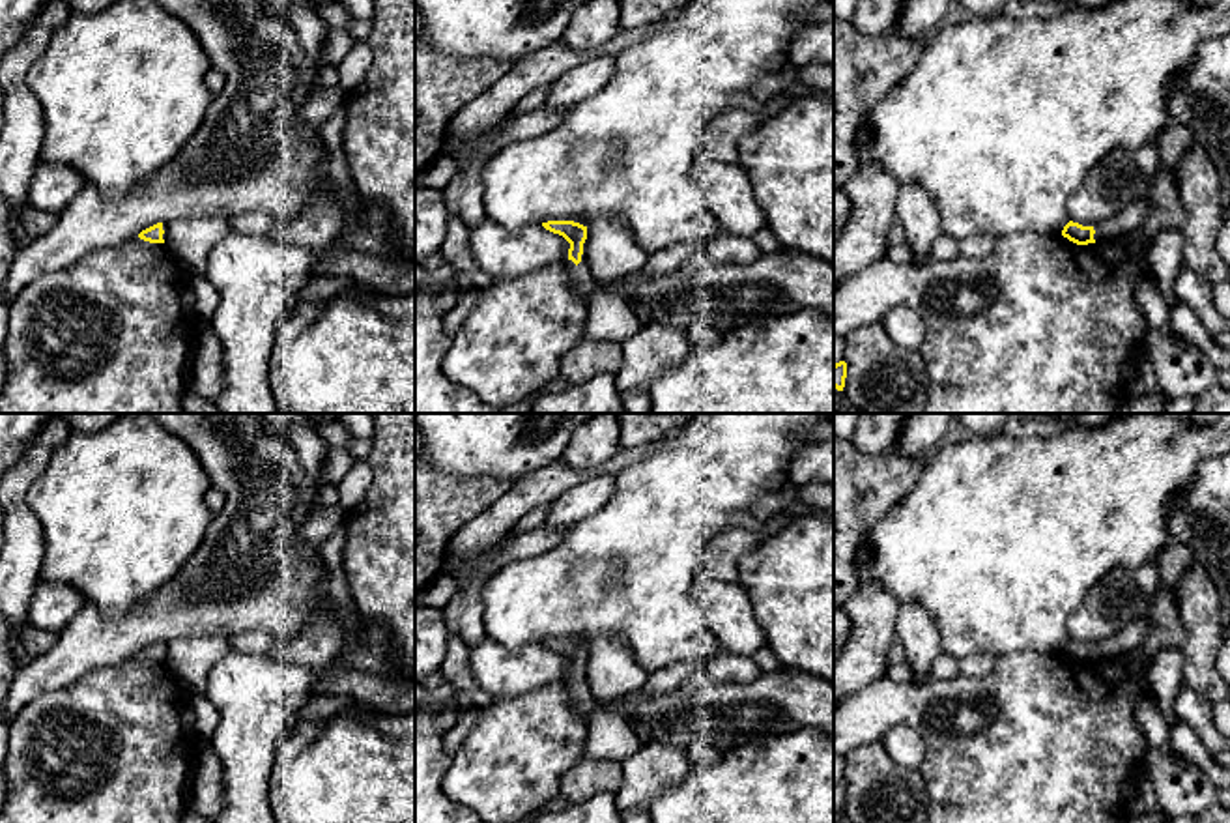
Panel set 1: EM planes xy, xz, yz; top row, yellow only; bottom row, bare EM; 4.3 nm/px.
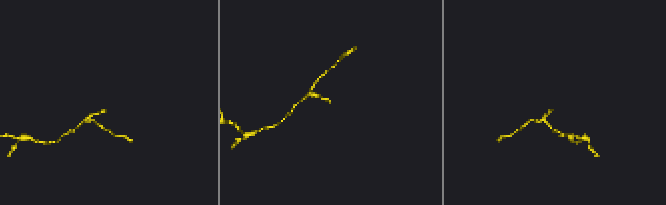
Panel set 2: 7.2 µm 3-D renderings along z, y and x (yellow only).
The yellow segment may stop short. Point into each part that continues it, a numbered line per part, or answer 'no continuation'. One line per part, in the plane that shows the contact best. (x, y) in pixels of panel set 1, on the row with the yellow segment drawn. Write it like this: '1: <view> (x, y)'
1: xz (582, 277)

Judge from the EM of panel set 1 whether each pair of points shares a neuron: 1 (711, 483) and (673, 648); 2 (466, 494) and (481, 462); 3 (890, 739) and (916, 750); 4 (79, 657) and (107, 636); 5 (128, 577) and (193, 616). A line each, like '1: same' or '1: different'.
1: same
2: different
3: same
4: same
5: different

